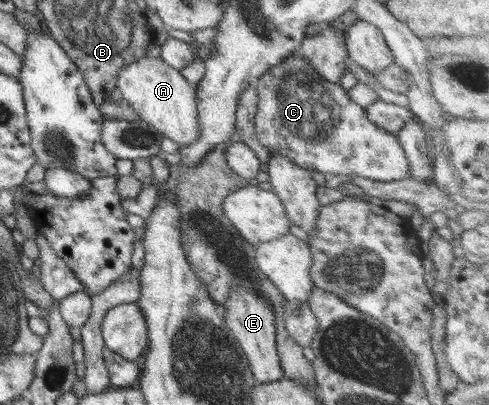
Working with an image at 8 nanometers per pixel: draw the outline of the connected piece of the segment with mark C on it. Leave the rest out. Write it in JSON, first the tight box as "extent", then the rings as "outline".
{"extent":[254,53,411,181],"outline":[[[297,53],[271,67],[254,89],[258,96],[256,137],[267,149],[277,150],[303,169],[320,171],[326,176],[355,174],[375,181],[411,178],[409,160],[395,135],[371,123],[365,109],[348,97],[348,91],[339,84],[325,82]]]}

